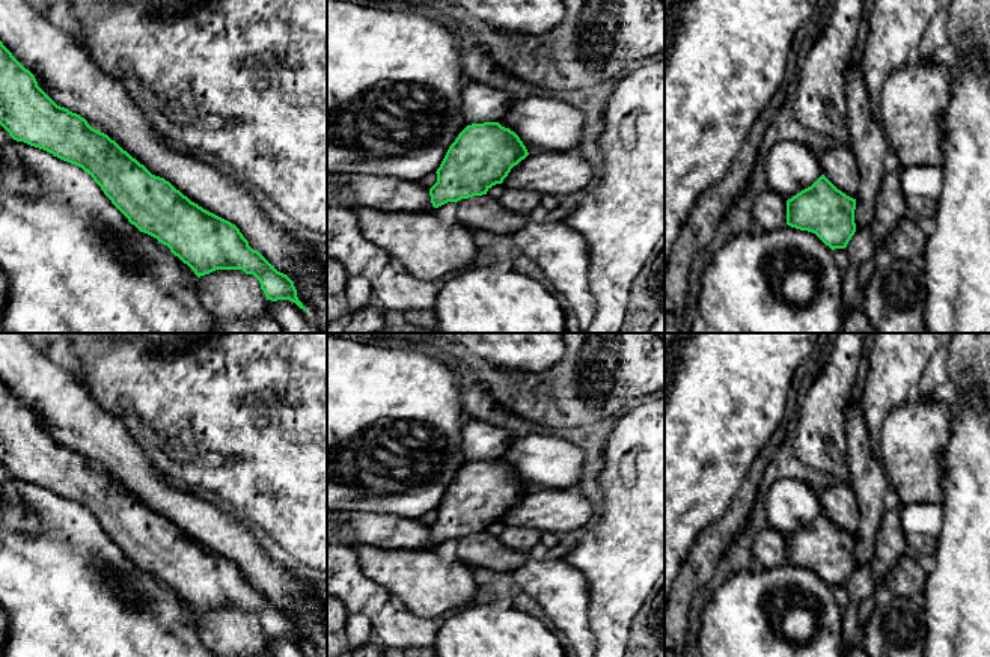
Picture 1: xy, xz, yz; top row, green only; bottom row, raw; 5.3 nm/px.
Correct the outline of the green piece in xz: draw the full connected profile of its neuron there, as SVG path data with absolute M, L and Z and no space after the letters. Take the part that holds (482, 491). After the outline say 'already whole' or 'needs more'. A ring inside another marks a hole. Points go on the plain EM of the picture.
M499 460L467 463L435 509L437 520L429 526L432 544L487 532L527 493L520 475Z; already whole

